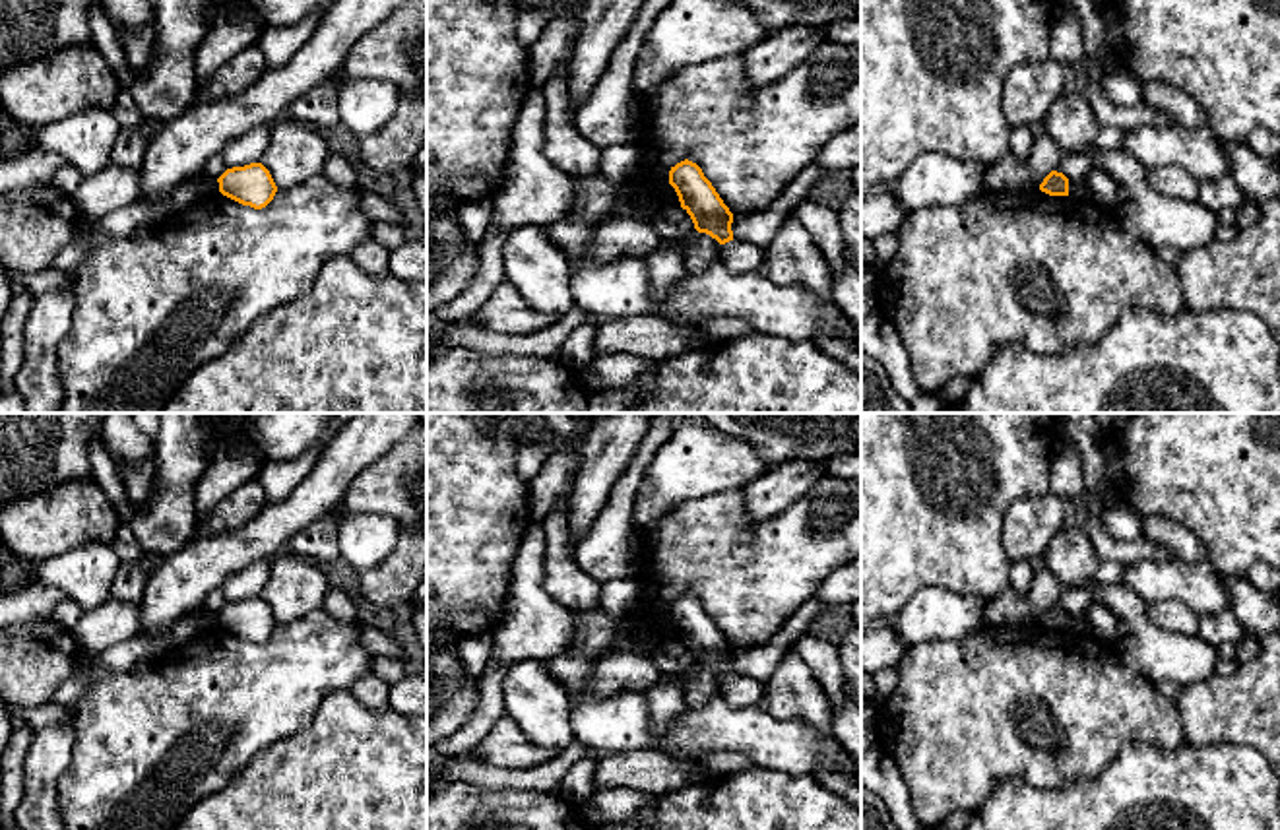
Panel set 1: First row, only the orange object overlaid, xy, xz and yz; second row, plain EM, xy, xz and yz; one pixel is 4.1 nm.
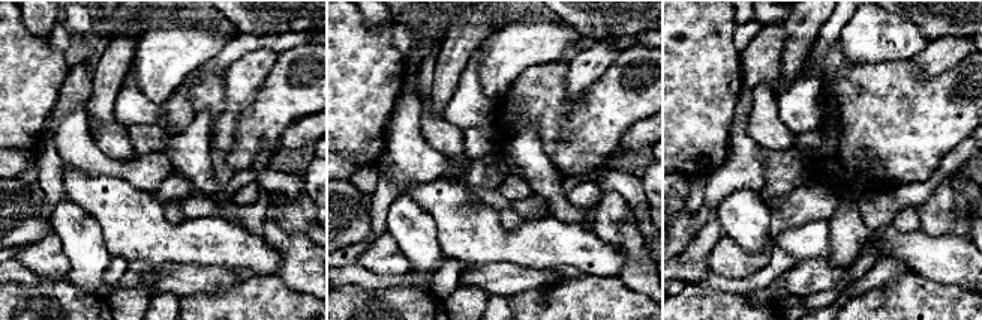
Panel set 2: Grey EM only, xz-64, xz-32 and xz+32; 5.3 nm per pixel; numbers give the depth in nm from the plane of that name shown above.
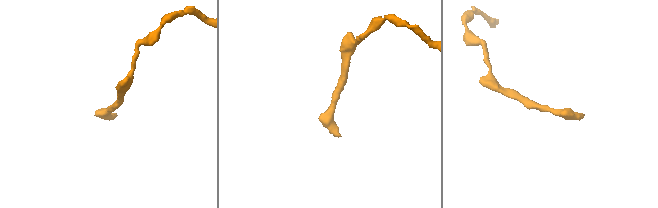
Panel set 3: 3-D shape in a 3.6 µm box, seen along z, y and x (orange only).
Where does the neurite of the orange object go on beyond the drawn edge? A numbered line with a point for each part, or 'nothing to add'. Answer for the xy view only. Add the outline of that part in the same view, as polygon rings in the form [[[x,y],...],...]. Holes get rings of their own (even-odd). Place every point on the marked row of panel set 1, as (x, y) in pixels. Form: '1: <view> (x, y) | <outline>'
nothing to add

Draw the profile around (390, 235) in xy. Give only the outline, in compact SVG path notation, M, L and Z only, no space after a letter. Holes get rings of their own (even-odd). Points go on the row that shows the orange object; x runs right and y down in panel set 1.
M374 221L372 239L392 252L407 240L407 235L401 225Z

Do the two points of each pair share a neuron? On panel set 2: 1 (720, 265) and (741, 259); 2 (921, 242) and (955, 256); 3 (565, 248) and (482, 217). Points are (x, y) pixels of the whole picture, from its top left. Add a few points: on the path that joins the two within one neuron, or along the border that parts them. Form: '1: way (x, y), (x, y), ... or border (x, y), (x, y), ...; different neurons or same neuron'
1: way (724, 262), (736, 262); same neuron
2: way (930, 251), (934, 256), (946, 256); same neuron
3: way (544, 245), (510, 245), (502, 238); same neuron

